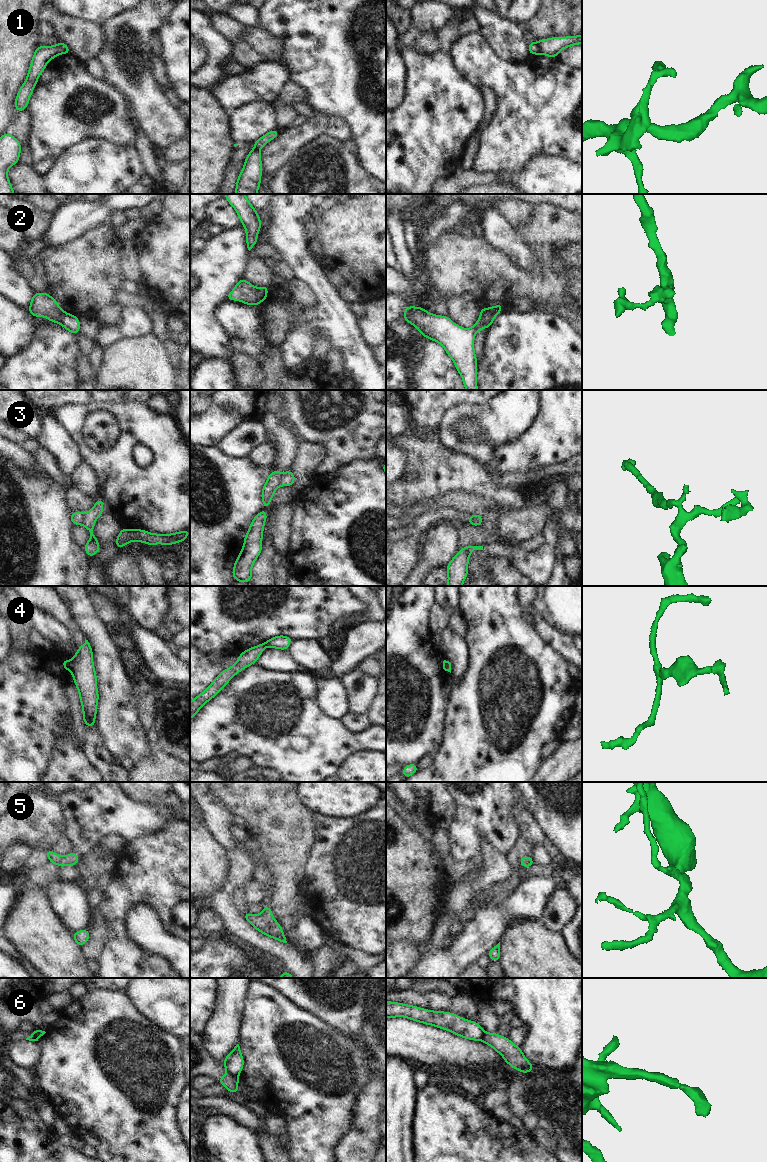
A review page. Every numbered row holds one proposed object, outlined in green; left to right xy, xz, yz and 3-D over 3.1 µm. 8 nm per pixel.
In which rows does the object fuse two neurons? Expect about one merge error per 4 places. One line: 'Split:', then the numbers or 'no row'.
Split: 1, 2, 3, 4, 6

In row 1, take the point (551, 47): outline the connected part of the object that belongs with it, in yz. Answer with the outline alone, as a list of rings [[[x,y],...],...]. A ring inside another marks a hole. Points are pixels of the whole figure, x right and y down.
[[[582,34],[578,36],[541,39],[537,44],[540,47],[540,54],[556,58],[562,49],[568,48],[572,45],[582,44]]]

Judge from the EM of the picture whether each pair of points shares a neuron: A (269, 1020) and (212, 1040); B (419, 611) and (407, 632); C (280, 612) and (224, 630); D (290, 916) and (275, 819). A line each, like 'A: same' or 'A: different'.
A: different
B: same
C: same
D: same

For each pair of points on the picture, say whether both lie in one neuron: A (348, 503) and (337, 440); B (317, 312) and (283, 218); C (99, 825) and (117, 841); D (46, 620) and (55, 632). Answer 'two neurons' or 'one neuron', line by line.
A: two neurons
B: one neuron
C: two neurons
D: one neuron

